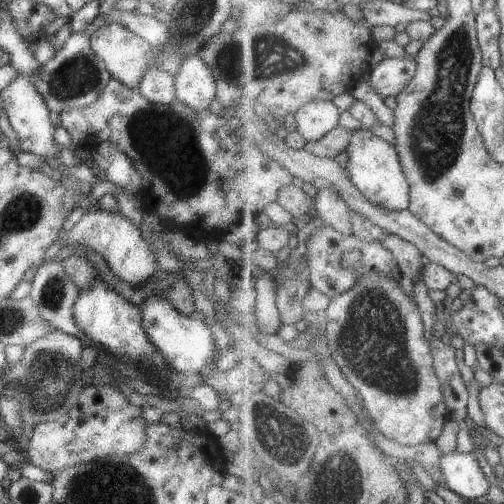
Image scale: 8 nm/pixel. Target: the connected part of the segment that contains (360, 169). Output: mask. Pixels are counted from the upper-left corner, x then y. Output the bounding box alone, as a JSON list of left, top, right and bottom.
[348,129,411,212]

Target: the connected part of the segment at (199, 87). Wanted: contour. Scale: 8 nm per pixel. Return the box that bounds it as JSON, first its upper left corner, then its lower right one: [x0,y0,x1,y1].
[175,54,218,112]

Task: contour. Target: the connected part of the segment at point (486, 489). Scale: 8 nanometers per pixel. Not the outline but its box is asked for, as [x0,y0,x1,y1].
[440,450,491,503]

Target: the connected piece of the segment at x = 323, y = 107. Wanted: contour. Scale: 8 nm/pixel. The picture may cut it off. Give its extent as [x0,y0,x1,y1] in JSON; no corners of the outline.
[296,101,343,142]

